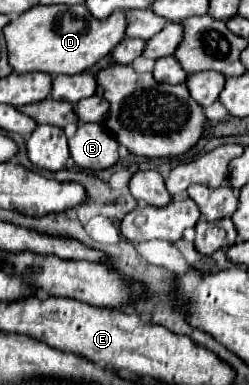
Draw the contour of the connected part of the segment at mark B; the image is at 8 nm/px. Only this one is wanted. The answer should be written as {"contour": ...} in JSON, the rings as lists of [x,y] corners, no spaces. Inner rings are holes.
{"contour":[[[81,123],[77,133],[69,139],[69,151],[75,165],[81,169],[101,171],[109,169],[119,161],[119,143],[105,125]]]}

